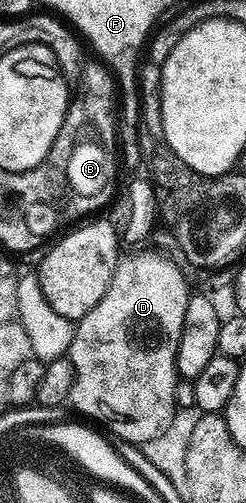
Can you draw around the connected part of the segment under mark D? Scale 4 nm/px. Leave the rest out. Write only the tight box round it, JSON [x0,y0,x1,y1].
[67,252,191,446]

